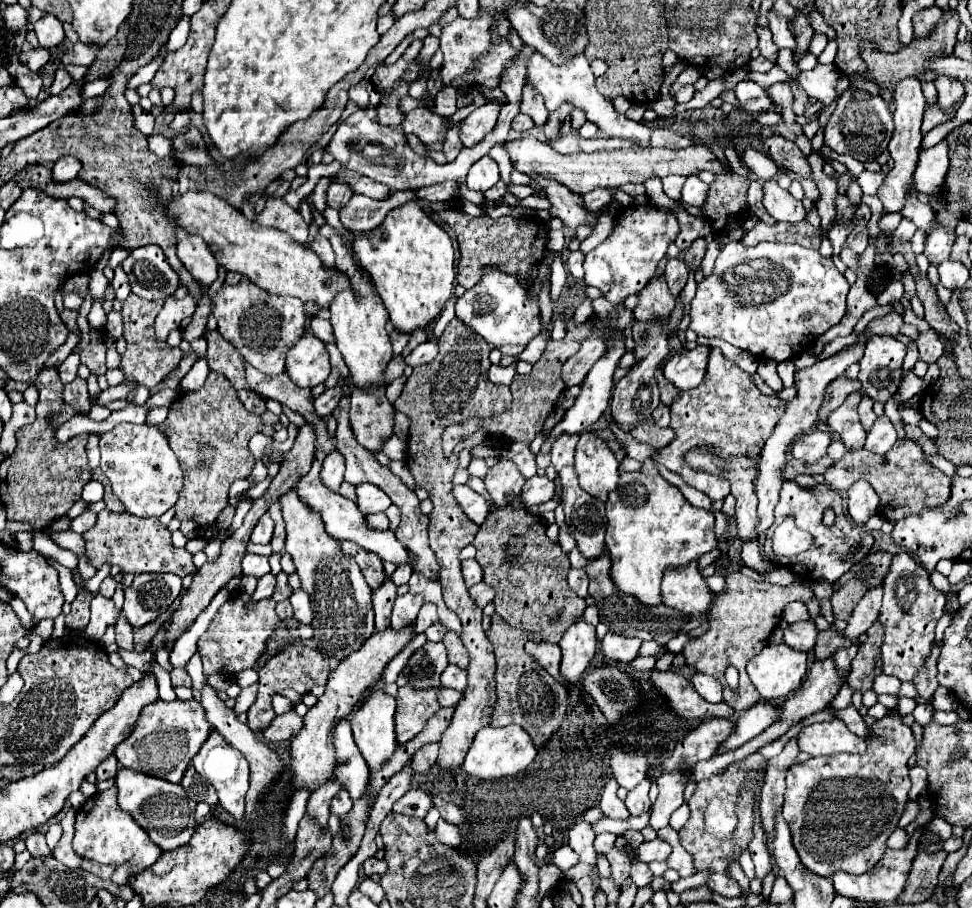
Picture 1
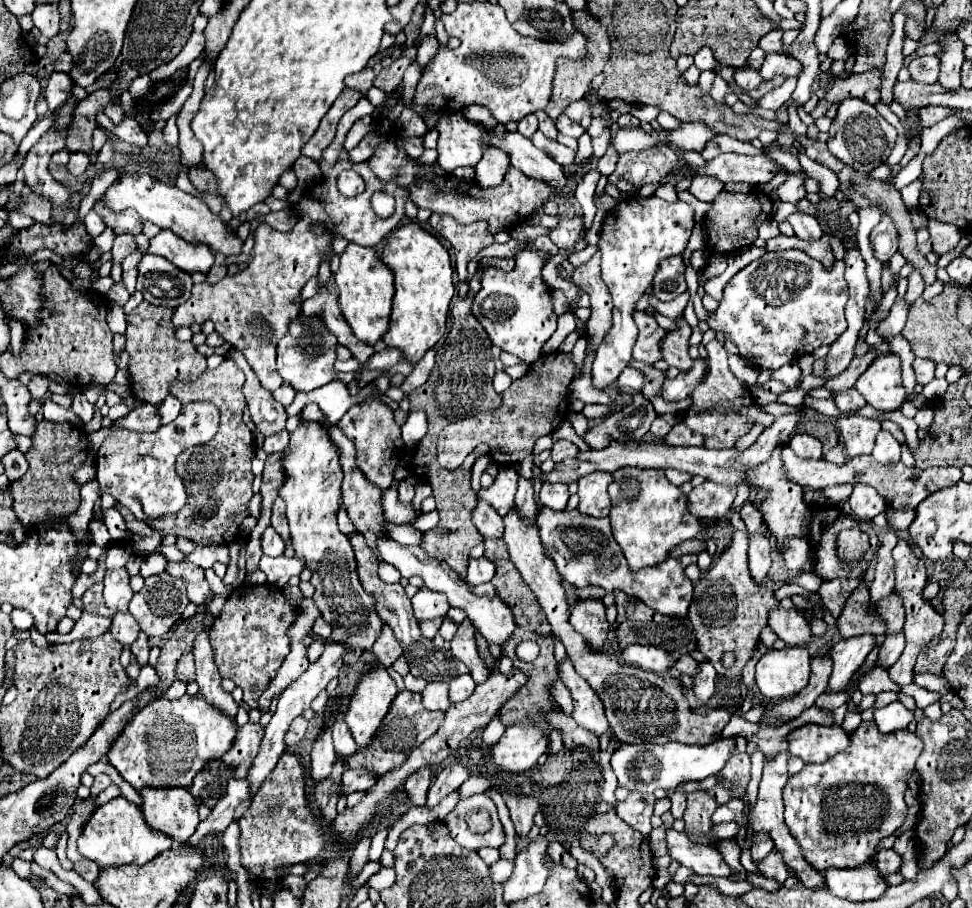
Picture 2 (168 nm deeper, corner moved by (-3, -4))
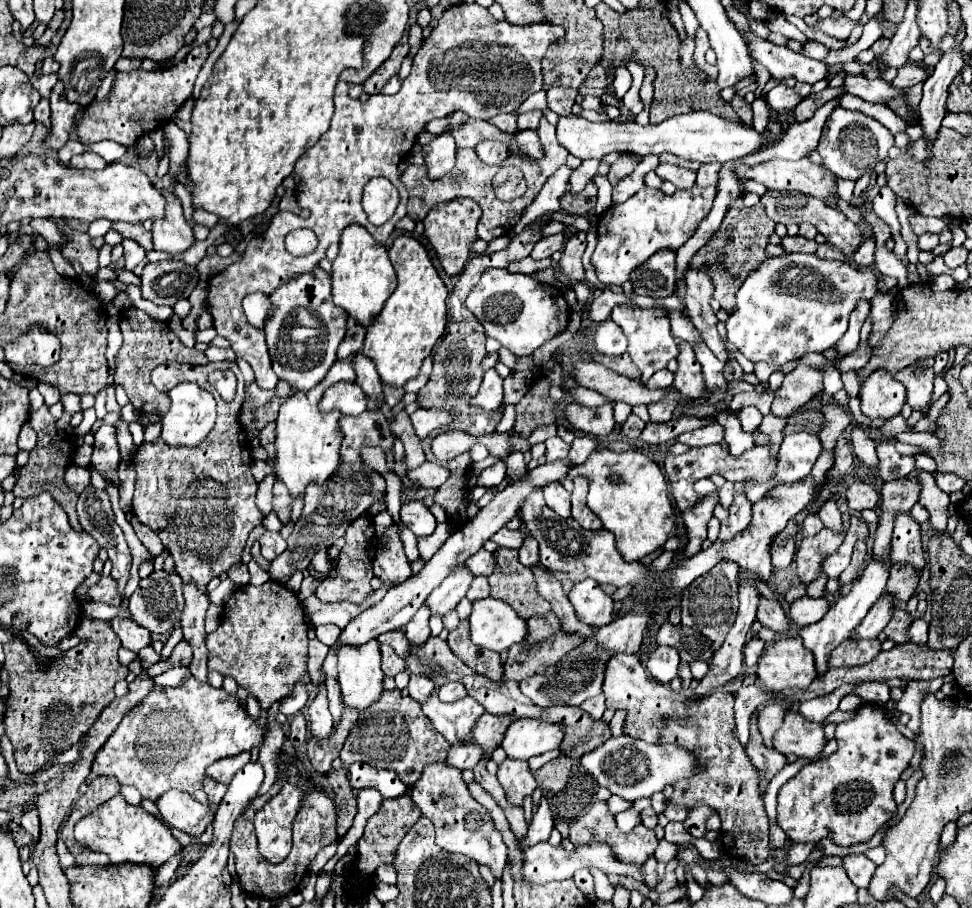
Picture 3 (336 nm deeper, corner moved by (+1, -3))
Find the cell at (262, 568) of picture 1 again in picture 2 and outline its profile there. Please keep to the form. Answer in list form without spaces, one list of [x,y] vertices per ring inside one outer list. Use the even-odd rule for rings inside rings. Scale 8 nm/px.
[[[264,555],[260,561],[260,569],[268,575],[268,583],[278,585],[278,587],[286,587],[288,579],[294,575],[300,575],[304,571],[306,563],[300,557],[268,557]]]

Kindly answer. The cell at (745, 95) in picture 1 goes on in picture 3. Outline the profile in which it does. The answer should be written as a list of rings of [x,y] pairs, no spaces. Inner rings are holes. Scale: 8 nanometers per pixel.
[[[778,84],[766,92],[766,102],[768,102],[770,110],[782,112],[782,110],[792,110],[800,102],[800,96],[790,86]]]

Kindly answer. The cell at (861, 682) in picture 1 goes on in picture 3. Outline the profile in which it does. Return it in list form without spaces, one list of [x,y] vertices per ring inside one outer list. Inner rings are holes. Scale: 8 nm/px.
[[[890,568],[890,578],[886,584],[886,592],[892,594],[898,602],[908,600],[918,586],[918,576],[910,568]]]

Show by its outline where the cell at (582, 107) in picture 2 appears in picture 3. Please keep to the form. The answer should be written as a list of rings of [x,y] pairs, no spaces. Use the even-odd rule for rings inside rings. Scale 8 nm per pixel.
[[[550,88],[548,92],[548,108],[558,116],[572,114],[572,106],[576,104],[576,90],[574,88]]]

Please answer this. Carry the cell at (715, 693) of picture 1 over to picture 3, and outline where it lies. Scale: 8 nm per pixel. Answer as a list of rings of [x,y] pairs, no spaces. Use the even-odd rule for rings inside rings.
[[[768,704],[758,710],[758,730],[760,730],[764,742],[768,744],[768,748],[772,746],[772,736],[782,726],[786,712],[788,710],[782,704]]]

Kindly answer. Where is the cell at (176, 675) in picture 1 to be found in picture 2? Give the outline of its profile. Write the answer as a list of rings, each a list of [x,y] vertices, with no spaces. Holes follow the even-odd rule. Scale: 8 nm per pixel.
[[[186,653],[184,657],[180,657],[180,661],[176,665],[176,677],[184,683],[194,681],[194,657],[192,657],[192,653]]]

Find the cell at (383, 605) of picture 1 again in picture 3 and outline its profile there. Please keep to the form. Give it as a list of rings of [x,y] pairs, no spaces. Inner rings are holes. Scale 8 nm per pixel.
[[[380,644],[380,650],[382,650],[382,670],[386,676],[396,676],[398,672],[404,670],[404,660],[388,644]]]

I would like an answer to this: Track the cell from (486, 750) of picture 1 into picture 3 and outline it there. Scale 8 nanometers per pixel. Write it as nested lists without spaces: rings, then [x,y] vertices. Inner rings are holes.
[[[516,720],[508,726],[502,748],[514,760],[528,760],[548,750],[556,750],[562,738],[562,724],[548,724],[542,720]]]

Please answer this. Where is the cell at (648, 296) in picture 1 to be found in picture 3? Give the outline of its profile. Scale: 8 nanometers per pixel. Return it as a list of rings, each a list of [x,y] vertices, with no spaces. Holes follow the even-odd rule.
[[[680,342],[680,354],[676,360],[678,372],[674,376],[674,386],[682,392],[684,398],[700,398],[706,386],[702,380],[702,368],[688,342]]]

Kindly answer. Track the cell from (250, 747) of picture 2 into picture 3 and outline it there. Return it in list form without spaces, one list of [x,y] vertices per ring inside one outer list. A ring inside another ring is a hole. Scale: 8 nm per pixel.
[[[242,752],[242,754],[236,754],[232,758],[222,758],[222,760],[216,760],[212,766],[208,766],[208,776],[222,782],[222,784],[230,784],[232,776],[244,766],[250,762],[250,752]]]

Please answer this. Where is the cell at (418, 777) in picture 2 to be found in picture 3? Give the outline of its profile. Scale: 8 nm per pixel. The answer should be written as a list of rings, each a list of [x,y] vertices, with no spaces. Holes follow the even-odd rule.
[[[404,794],[400,798],[392,798],[392,800],[382,800],[380,804],[380,812],[376,812],[376,816],[372,816],[364,828],[364,836],[358,840],[358,856],[356,856],[356,864],[354,864],[354,872],[360,878],[360,882],[366,886],[370,882],[370,876],[374,874],[374,870],[380,864],[390,864],[392,856],[396,854],[396,844],[404,838],[404,832],[408,832],[408,828],[422,816],[420,808],[412,802],[410,794]]]

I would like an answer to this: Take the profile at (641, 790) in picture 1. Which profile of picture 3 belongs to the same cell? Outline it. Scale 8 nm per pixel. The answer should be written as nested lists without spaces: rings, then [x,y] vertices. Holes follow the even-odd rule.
[[[642,798],[642,800],[632,802],[632,806],[630,806],[628,810],[618,812],[618,814],[616,814],[616,824],[618,824],[618,828],[620,828],[622,832],[632,832],[638,824],[642,824],[640,814],[642,814],[642,810],[648,808],[648,806],[650,806],[650,800],[648,800],[648,798]]]

